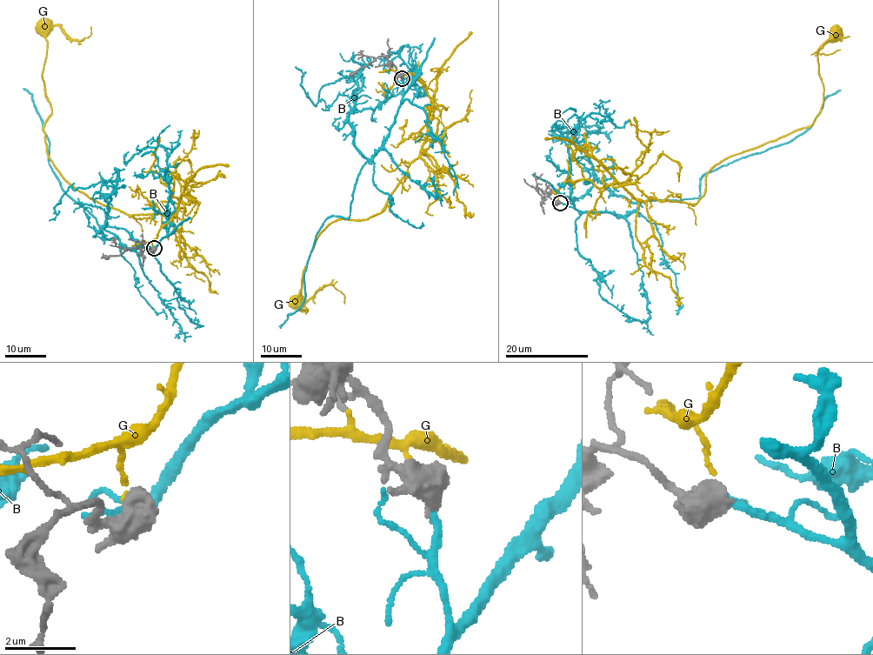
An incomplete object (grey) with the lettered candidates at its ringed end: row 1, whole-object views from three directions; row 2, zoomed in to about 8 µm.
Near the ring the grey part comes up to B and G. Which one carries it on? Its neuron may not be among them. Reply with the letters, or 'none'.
B

